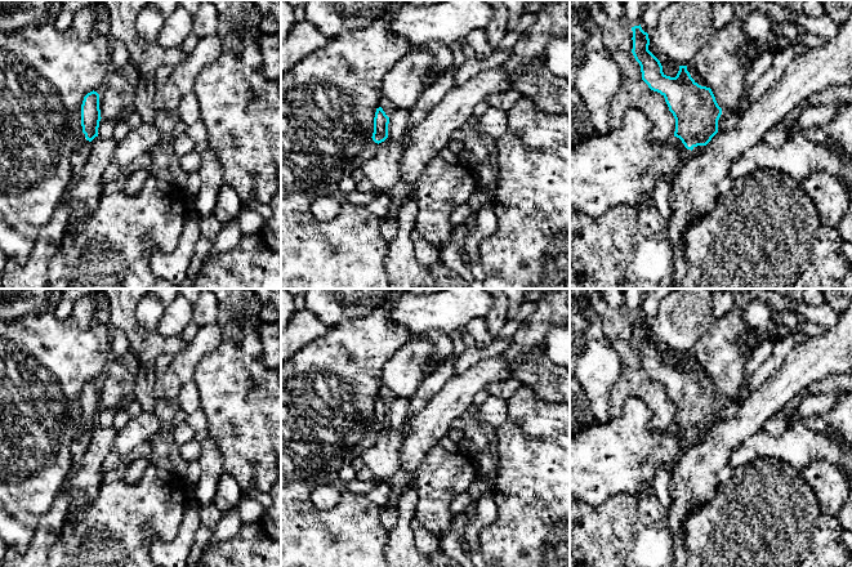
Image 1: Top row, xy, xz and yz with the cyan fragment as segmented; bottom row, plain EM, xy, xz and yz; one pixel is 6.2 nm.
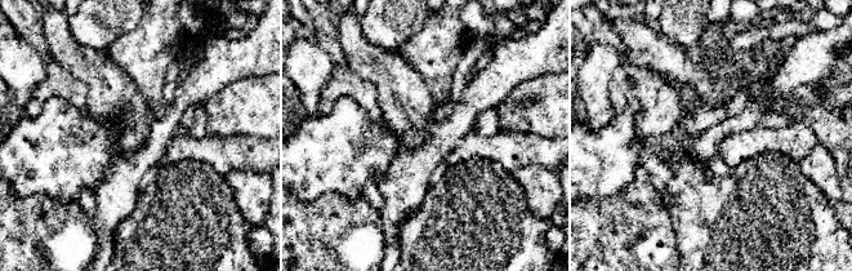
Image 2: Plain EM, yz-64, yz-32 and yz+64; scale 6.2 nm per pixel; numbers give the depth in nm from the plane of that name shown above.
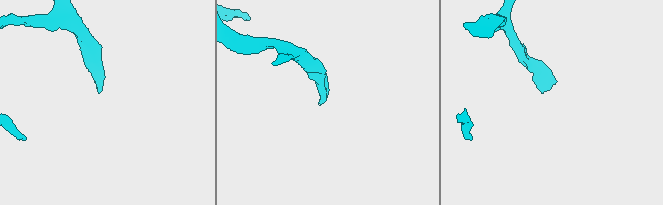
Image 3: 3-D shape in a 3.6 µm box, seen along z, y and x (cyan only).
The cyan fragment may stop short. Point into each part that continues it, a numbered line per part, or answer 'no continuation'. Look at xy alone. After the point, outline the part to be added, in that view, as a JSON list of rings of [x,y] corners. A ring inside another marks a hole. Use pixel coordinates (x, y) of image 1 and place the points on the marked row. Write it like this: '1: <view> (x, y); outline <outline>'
1: xy (79, 156); outline [[[82,133],[77,147],[75,148],[75,151],[71,155],[72,178],[62,196],[62,200],[67,200],[71,197],[76,180],[77,180],[77,177],[79,177],[79,171],[80,171],[81,166],[85,164],[89,153],[90,153],[90,142],[85,138],[85,134]]]

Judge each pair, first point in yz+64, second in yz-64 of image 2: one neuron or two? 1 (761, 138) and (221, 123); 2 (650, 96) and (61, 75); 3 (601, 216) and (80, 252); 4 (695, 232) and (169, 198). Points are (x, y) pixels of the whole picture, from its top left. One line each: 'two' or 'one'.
1: two
2: one
3: one
4: one

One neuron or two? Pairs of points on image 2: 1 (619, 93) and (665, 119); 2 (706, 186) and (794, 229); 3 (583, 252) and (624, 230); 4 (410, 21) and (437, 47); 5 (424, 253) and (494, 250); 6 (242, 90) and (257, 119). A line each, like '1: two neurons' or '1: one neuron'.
1: one neuron
2: one neuron
3: one neuron
4: two neurons
5: one neuron
6: one neuron

